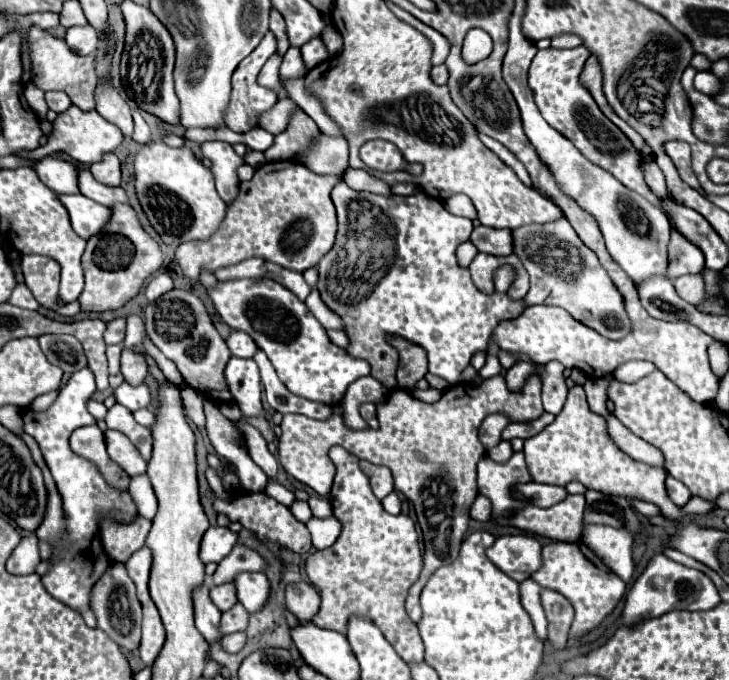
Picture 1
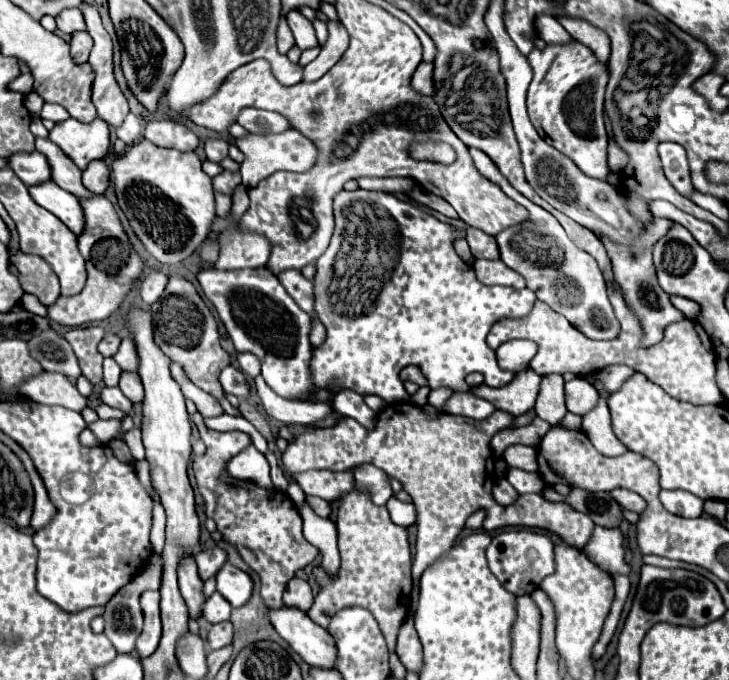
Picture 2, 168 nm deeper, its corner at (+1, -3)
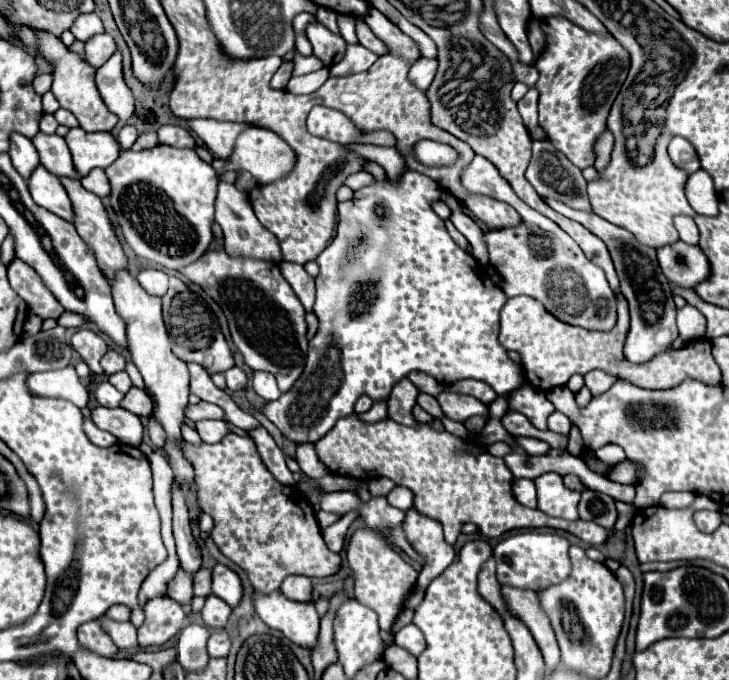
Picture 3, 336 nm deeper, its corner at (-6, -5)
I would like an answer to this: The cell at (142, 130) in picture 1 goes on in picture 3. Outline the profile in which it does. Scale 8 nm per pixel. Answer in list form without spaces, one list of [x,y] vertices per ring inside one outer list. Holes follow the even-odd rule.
[[[125,124],[123,128],[121,128],[121,132],[119,132],[119,136],[117,136],[117,140],[119,140],[119,144],[121,144],[121,148],[125,148],[125,150],[129,150],[131,148],[131,144],[137,140],[137,136],[139,136],[139,132],[137,132],[137,128],[135,126],[131,126],[131,124]]]

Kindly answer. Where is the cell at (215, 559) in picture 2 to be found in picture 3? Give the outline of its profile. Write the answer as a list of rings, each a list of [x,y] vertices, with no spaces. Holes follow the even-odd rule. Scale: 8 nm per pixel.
[[[201,568],[193,576],[193,592],[195,592],[195,596],[209,596],[211,594],[211,570],[209,568]]]

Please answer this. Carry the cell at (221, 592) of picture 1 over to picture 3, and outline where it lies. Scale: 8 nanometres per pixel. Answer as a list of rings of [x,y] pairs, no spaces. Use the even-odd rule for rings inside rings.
[[[211,594],[207,596],[207,602],[201,610],[201,616],[203,616],[203,622],[209,626],[209,628],[215,628],[215,630],[221,630],[225,628],[229,616],[231,616],[231,608],[227,602],[219,600],[219,596]]]

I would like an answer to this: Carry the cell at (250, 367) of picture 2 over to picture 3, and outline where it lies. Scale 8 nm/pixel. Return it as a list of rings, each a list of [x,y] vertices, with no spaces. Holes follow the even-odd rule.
[[[261,370],[253,372],[253,390],[265,400],[275,400],[281,396],[275,376],[271,376],[271,372],[261,372]]]

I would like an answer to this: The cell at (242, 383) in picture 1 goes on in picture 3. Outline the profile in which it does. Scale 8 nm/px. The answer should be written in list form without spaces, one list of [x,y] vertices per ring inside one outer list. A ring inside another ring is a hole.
[[[237,366],[229,368],[229,370],[225,372],[225,378],[227,378],[227,388],[229,388],[229,390],[243,390],[243,388],[247,388],[247,376],[245,376],[245,372],[243,372],[241,368],[237,368]]]

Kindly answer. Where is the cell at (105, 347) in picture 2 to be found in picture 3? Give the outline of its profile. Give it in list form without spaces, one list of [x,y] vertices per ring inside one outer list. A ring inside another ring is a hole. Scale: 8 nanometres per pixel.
[[[107,350],[107,354],[101,358],[101,366],[107,374],[115,374],[125,368],[125,358],[123,358],[123,354],[119,354],[115,350]]]

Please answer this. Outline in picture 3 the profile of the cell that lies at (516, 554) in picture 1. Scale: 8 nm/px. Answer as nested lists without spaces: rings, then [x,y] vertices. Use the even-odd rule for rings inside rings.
[[[521,532],[501,540],[493,558],[497,562],[497,580],[501,586],[529,588],[529,590],[545,590],[553,584],[559,584],[569,578],[571,562],[569,562],[569,542],[557,534],[541,534],[541,532]]]

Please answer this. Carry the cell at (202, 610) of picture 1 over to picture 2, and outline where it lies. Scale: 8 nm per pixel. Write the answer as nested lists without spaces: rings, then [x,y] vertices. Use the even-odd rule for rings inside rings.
[[[186,556],[178,564],[178,586],[180,586],[182,598],[186,600],[190,616],[198,618],[206,598],[202,596],[202,582],[200,582],[200,576],[198,576],[198,570],[196,570],[196,562],[194,562],[192,556]]]

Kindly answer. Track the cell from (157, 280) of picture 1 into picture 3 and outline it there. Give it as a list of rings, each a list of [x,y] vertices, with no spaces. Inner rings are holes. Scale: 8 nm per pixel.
[[[147,268],[147,270],[141,270],[137,274],[137,282],[143,286],[143,290],[151,296],[165,296],[167,294],[167,288],[169,288],[169,276],[161,270],[153,270],[153,268]]]

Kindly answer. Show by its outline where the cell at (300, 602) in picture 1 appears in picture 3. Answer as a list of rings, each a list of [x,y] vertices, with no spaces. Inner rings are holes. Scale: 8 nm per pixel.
[[[289,576],[285,578],[285,584],[281,586],[281,592],[295,602],[311,602],[313,584],[307,576]]]

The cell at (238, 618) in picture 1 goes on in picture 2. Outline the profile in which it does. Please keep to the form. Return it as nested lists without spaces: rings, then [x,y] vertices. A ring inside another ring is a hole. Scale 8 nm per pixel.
[[[220,622],[220,624],[214,624],[208,632],[208,646],[212,650],[218,650],[218,648],[224,648],[232,642],[232,624],[230,622]]]

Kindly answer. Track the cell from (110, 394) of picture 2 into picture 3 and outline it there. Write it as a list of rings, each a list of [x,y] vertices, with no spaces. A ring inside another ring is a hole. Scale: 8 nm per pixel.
[[[101,382],[93,388],[93,396],[97,398],[97,402],[105,408],[119,408],[123,394],[119,390],[115,390],[109,382]]]

